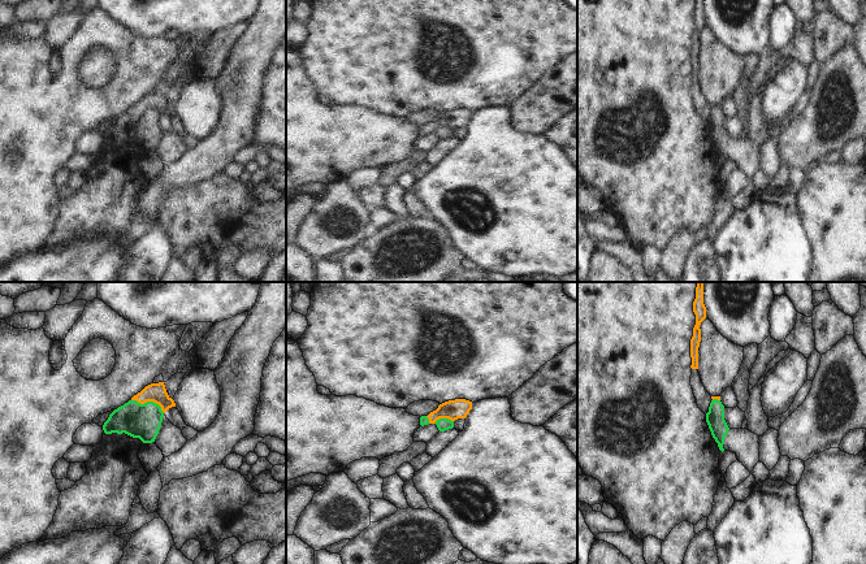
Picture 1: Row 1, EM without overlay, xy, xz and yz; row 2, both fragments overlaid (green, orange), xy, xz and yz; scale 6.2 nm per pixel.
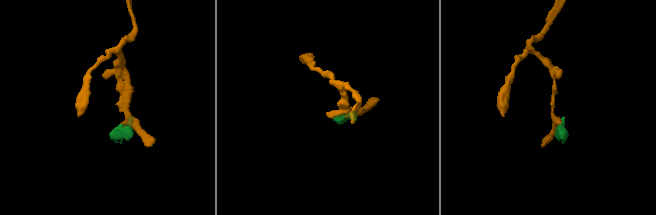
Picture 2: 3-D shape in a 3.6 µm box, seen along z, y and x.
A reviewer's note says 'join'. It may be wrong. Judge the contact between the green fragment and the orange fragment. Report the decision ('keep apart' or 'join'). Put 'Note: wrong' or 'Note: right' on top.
Note: right
join

